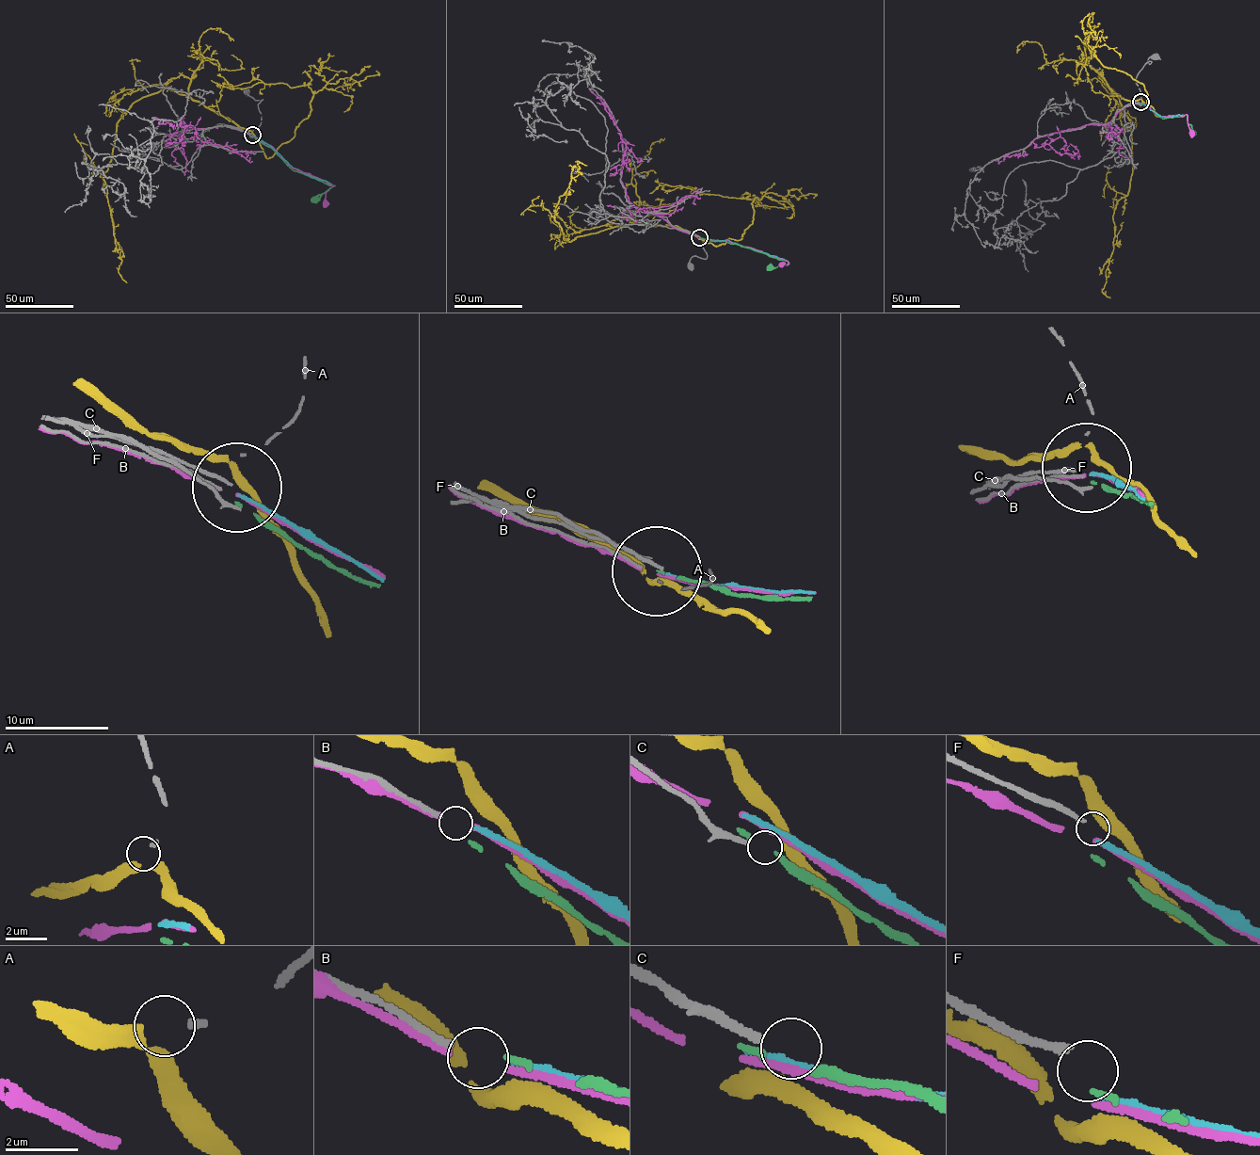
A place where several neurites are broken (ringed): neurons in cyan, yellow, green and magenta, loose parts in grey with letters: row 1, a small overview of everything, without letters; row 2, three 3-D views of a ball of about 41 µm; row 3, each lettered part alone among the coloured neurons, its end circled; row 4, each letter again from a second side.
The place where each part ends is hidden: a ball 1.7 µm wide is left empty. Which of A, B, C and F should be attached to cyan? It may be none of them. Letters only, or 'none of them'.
B

